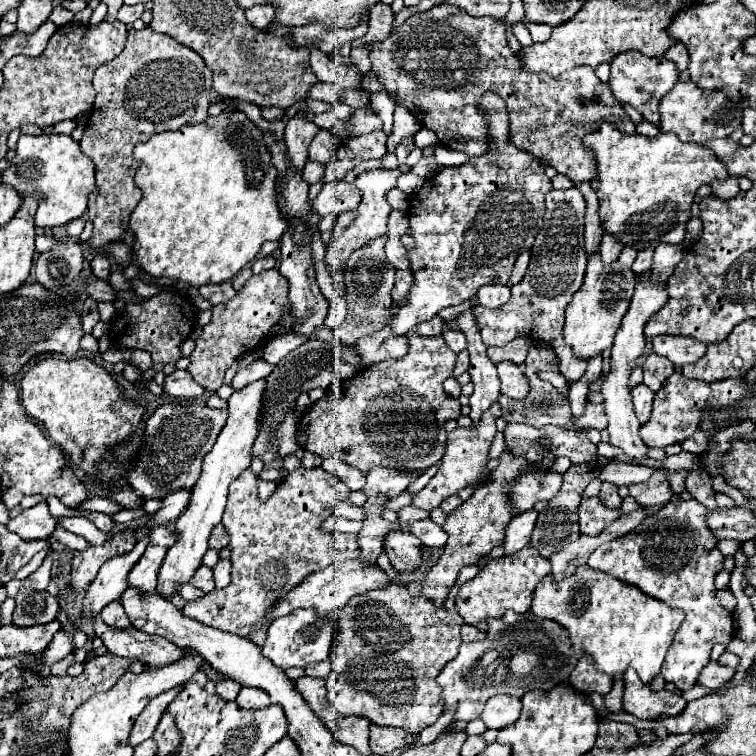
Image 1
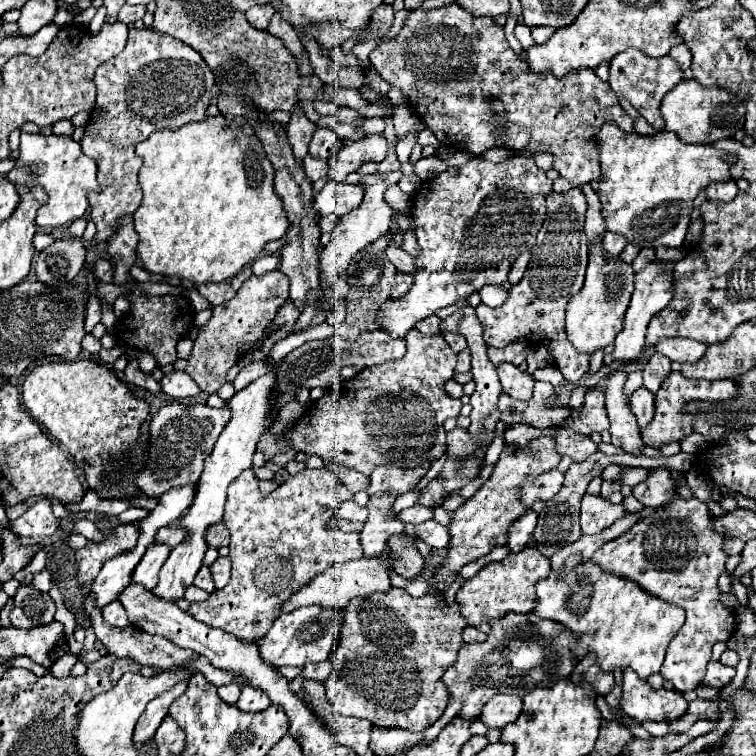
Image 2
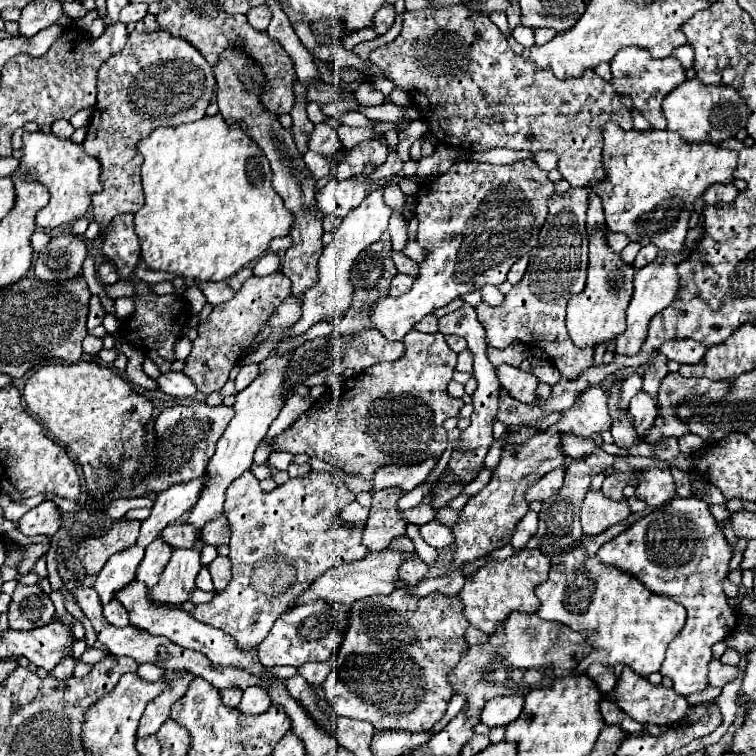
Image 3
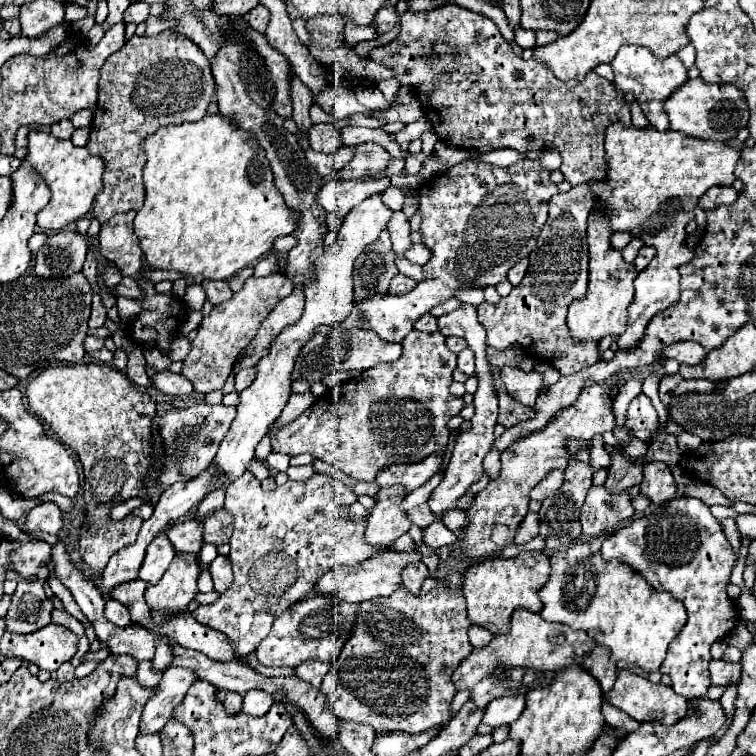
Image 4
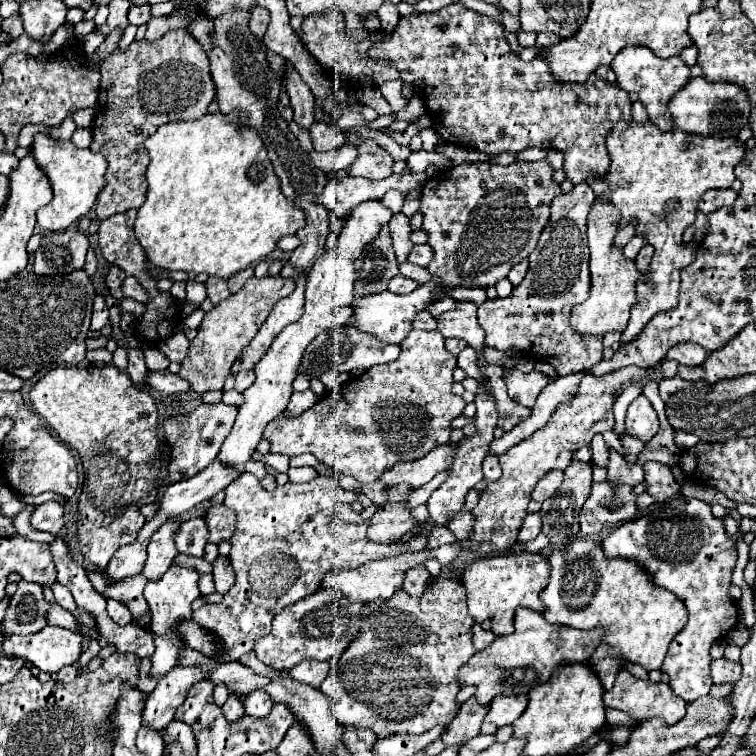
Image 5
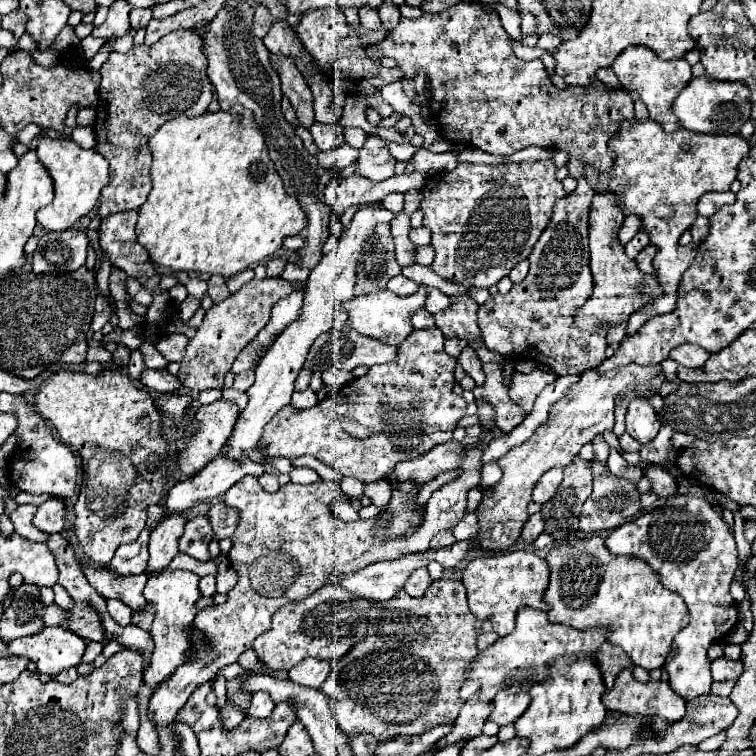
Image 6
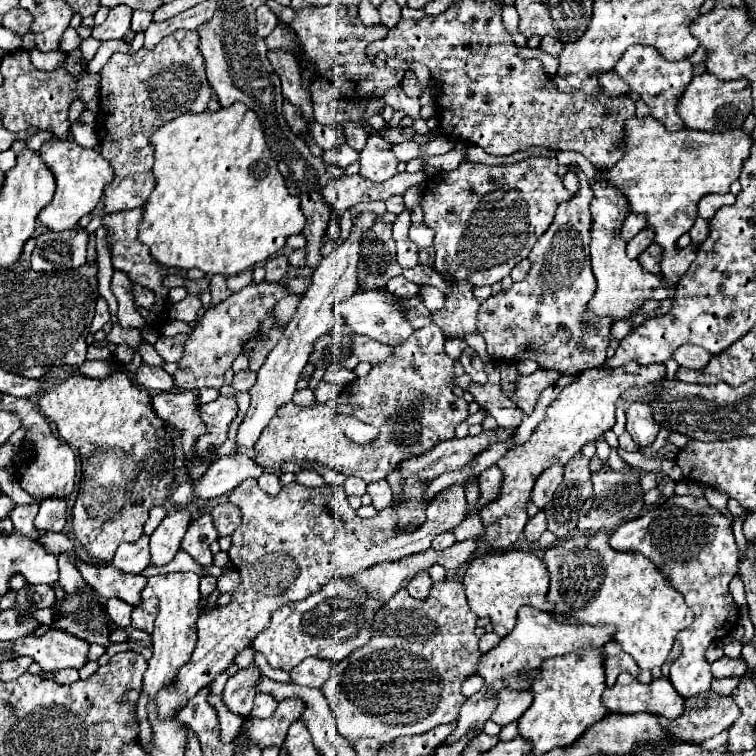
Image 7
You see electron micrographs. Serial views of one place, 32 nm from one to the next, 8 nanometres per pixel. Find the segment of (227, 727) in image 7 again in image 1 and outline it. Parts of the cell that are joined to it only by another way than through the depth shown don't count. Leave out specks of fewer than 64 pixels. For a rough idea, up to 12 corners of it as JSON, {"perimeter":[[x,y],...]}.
{"perimeter":[[230,678],[216,682],[216,692],[224,700],[234,700],[240,684]]}

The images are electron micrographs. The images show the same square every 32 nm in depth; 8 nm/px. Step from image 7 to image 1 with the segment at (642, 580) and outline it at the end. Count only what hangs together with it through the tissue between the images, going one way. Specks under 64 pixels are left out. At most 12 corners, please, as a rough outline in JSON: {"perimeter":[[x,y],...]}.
{"perimeter":[[588,566],[532,612],[598,672],[660,674],[680,610]]}

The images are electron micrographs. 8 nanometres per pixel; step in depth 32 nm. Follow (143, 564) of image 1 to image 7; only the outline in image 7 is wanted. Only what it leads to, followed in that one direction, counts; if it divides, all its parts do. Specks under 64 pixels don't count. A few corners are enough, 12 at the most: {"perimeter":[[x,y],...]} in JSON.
{"perimeter":[[172,510],[150,536],[150,566],[176,556],[188,510]]}

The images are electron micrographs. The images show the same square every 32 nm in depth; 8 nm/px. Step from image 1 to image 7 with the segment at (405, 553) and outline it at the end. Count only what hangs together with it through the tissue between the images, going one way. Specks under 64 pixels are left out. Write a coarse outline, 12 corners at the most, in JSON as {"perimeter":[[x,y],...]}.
{"perimeter":[[428,572],[408,582],[406,590],[412,598],[428,596],[432,578]]}

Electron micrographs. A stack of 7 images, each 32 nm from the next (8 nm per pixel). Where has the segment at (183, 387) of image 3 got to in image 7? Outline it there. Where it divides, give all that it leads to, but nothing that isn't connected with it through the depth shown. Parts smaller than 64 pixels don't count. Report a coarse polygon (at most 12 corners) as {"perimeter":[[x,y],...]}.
{"perimeter":[[142,366],[134,380],[146,390],[176,390],[164,368]]}

